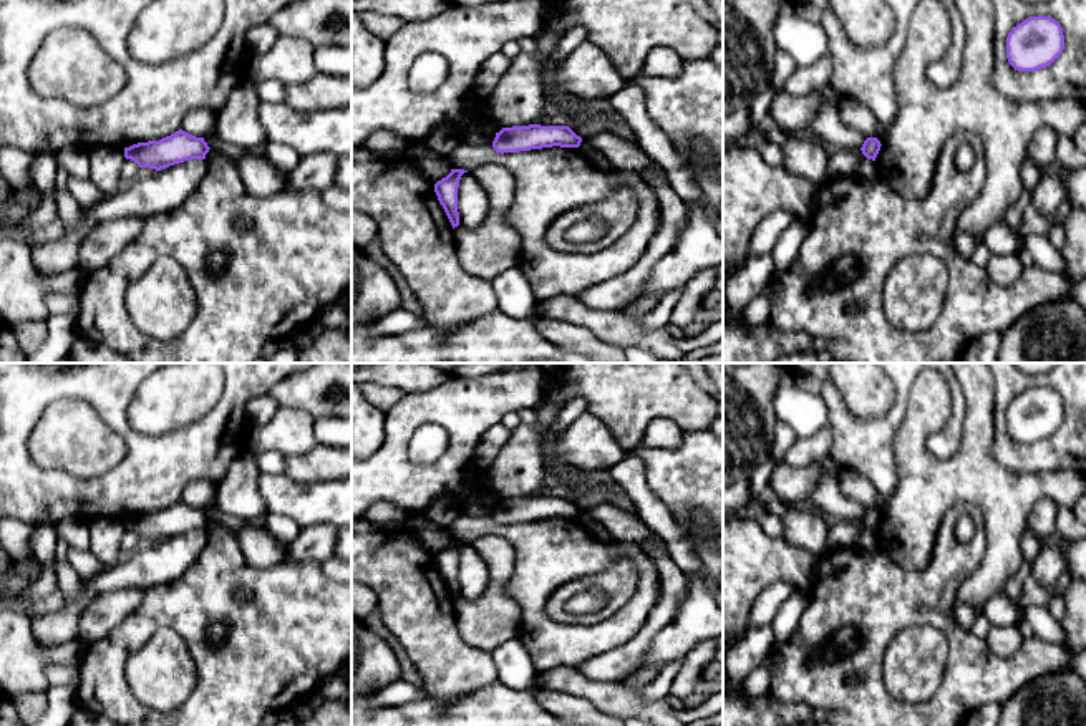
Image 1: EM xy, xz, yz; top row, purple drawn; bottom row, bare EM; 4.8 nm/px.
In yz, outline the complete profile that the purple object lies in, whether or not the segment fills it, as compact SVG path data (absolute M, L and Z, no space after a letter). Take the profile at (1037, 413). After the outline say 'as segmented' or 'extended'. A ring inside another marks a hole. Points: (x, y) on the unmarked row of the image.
M1030 388L1006 408L1006 429L1018 443L1050 438L1064 421L1061 396L1051 388Z; as segmented

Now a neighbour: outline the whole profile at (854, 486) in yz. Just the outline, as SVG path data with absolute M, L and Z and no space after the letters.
M842 469L839 472L839 482L844 496L857 501L865 509L877 509L879 496L874 486L864 476L851 469Z

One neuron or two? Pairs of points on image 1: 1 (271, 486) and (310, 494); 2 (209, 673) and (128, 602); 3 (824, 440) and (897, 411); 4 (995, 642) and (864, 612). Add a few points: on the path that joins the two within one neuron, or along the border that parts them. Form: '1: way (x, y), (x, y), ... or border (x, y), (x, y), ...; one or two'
1: way (281, 493), (300, 494); one
2: border (146, 590), (141, 602), (106, 634); two
3: border (828, 423), (831, 431), (829, 454); two
4: border (1023, 638), (1008, 657), (997, 657), (984, 642); two

